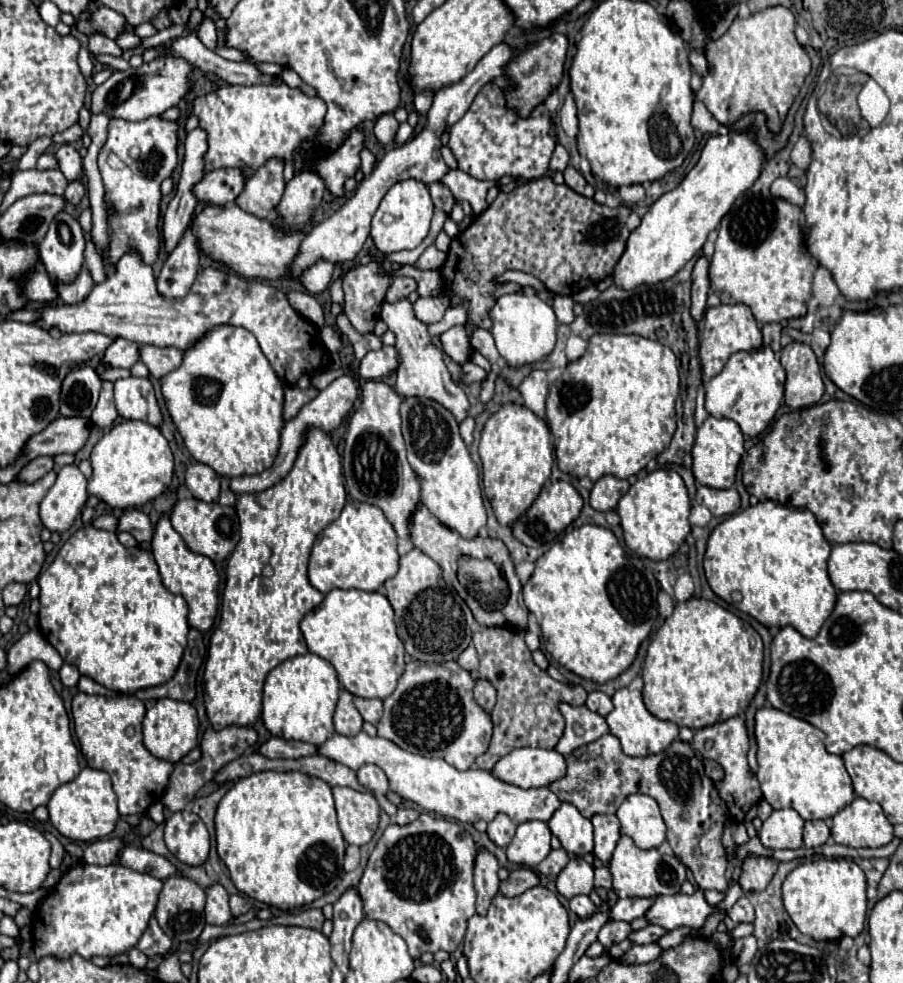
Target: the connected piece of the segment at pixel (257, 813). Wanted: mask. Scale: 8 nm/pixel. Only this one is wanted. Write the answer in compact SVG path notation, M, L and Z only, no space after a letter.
M261 771L239 779L215 815L217 851L235 887L279 909L301 907L335 889L343 877L345 839L337 825L331 787L297 771Z

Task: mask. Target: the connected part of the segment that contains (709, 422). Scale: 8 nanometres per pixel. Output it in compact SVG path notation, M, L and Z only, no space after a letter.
M709 415L705 423L697 429L697 435L695 435L693 475L697 483L715 487L715 489L729 489L735 483L741 453L745 453L745 447L743 447L743 433L739 425L731 419L715 419Z

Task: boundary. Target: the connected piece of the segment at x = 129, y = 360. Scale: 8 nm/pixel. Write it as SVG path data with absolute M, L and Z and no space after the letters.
M115 339L109 349L103 353L103 363L109 367L129 369L139 361L139 345L127 339Z

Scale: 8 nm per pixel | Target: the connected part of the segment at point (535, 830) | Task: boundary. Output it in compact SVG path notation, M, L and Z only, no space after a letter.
M525 821L507 845L507 859L519 867L537 867L551 851L551 831L543 821Z

